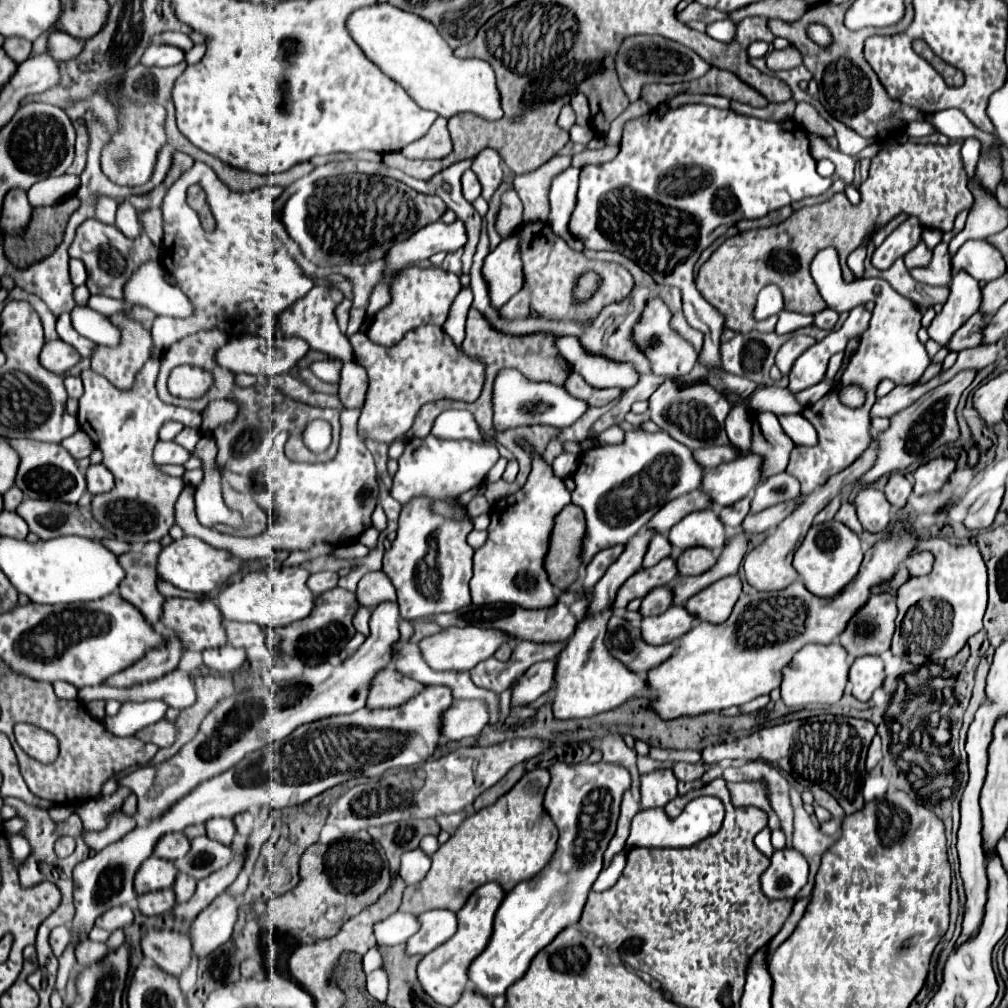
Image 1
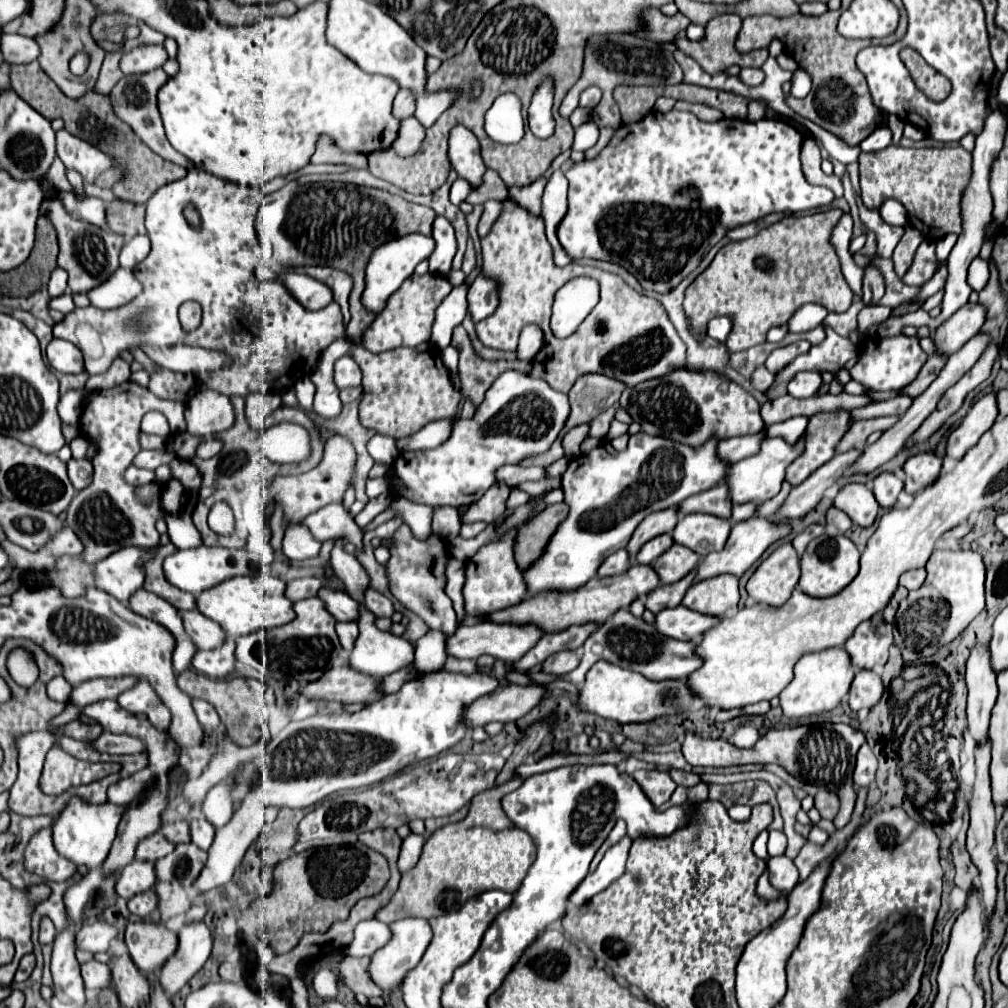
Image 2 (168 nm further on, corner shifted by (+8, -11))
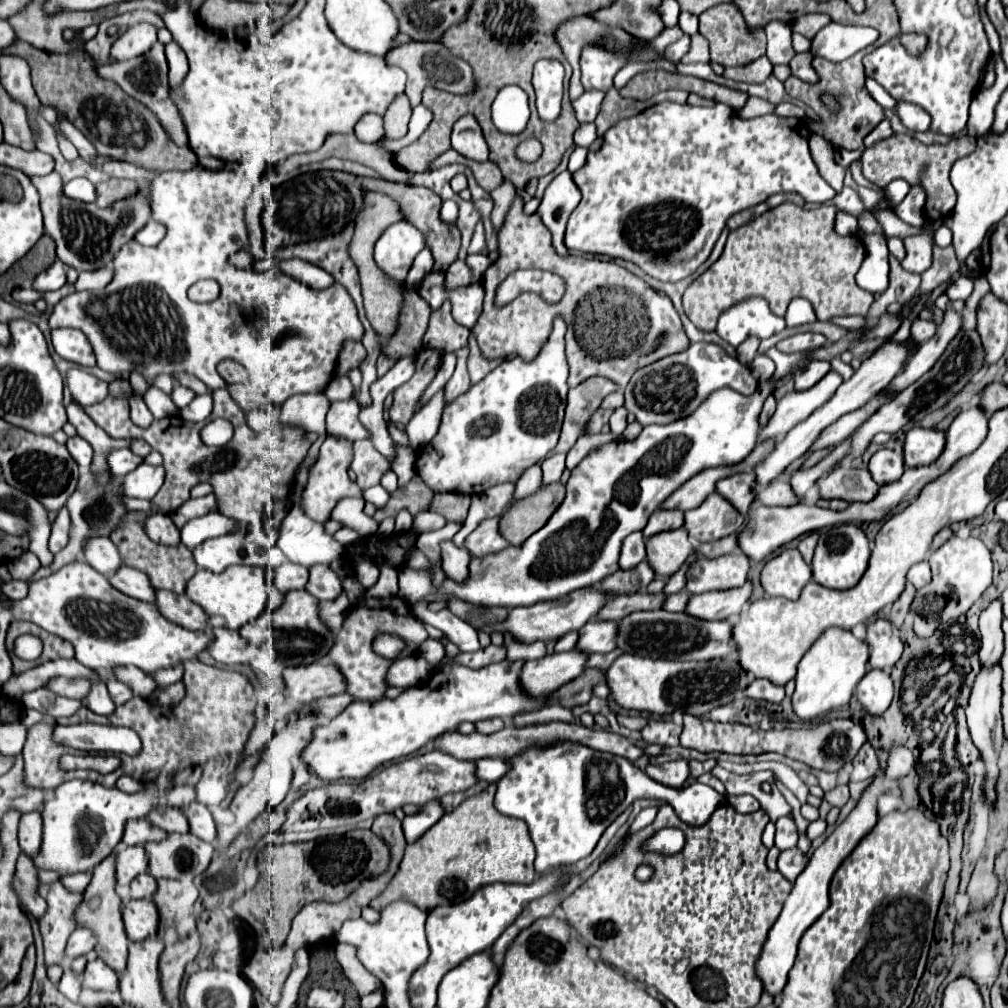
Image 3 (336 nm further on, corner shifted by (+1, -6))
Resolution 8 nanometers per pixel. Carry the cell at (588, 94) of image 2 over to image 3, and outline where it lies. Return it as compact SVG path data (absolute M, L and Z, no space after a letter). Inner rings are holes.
M586 46L582 50L582 84L586 90L602 90L606 92L608 88L612 88L612 78L616 76L616 72L620 70L618 58L616 54L602 50L598 46Z

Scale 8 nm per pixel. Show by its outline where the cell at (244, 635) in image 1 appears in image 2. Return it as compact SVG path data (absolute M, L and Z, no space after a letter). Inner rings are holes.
M197 609L179 611L179 615L183 621L185 633L197 645L197 649L215 649L219 643L223 643L225 639L223 629L215 621L201 615Z

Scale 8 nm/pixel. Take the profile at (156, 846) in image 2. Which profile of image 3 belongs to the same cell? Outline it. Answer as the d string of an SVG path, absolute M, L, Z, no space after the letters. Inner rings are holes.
M132 820L126 824L122 844L138 846L138 844L146 844L146 842L162 842L162 838L166 838L166 836L168 836L166 832L158 830L158 826L154 826L148 820Z

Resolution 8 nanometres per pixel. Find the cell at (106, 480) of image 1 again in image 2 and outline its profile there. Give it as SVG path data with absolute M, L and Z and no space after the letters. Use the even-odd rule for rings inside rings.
M69 459L67 461L67 471L69 471L69 479L73 483L75 489L83 489L87 487L87 483L91 481L91 471L93 465L89 459Z

